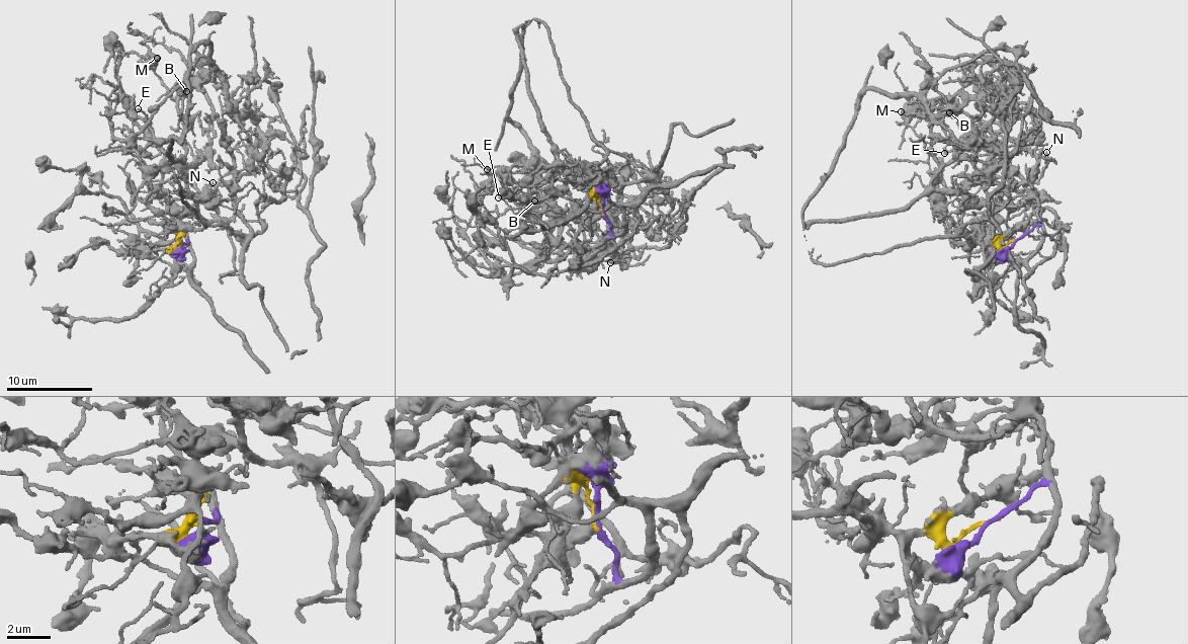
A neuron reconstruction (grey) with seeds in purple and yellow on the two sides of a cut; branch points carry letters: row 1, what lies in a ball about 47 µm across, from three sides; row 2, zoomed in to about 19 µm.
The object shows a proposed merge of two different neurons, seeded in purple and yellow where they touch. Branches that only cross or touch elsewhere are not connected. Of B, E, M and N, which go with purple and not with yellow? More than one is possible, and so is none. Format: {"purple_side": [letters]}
{"purple_side": ["M"]}

